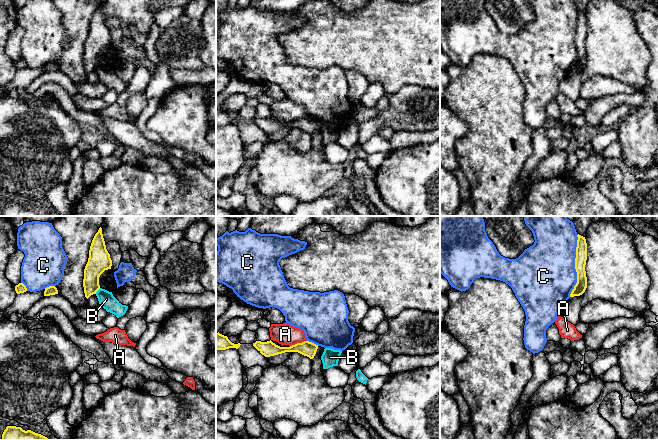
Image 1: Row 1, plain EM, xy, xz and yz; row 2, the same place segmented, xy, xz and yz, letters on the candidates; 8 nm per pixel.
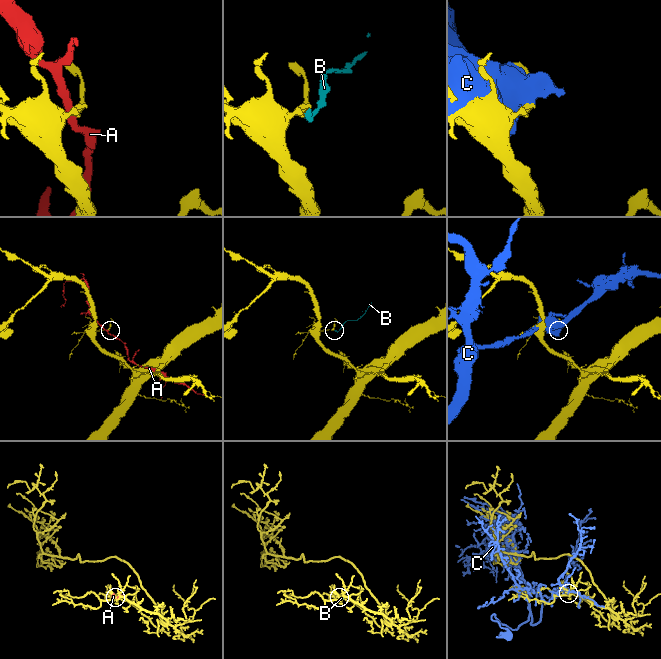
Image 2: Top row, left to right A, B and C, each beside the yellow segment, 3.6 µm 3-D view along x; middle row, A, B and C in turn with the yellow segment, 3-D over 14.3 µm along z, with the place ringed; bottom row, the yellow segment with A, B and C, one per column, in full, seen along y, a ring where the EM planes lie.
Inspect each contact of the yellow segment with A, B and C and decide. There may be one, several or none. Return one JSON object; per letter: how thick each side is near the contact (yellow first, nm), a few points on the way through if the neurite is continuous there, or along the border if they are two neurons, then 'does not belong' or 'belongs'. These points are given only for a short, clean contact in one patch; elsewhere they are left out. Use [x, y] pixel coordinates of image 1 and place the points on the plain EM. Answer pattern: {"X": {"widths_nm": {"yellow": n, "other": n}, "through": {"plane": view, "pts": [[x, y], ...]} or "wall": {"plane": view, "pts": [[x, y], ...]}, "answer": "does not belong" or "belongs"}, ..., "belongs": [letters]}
{"A": {"widths_nm": {"yellow": 120, "other": 170}, "answer": "does not belong"}, "B": {"widths_nm": {"yellow": 180, "other": 130}, "wall": {"plane": "xy", "pts": [[100, 64], [95, 69]]}, "answer": "does not belong"}, "C": {"widths_nm": {"yellow": 100, "other": 480}, "answer": "does not belong"}, "belongs": []}

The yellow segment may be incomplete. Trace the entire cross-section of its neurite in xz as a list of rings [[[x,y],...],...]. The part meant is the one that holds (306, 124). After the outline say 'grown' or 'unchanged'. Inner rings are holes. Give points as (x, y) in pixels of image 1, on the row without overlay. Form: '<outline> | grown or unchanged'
[[[271,116],[267,118],[256,117],[253,119],[253,122],[265,133],[278,131],[285,128],[298,128],[309,133],[310,135],[313,135],[318,125],[318,121],[309,117],[297,119],[290,123],[280,123]]] | unchanged

